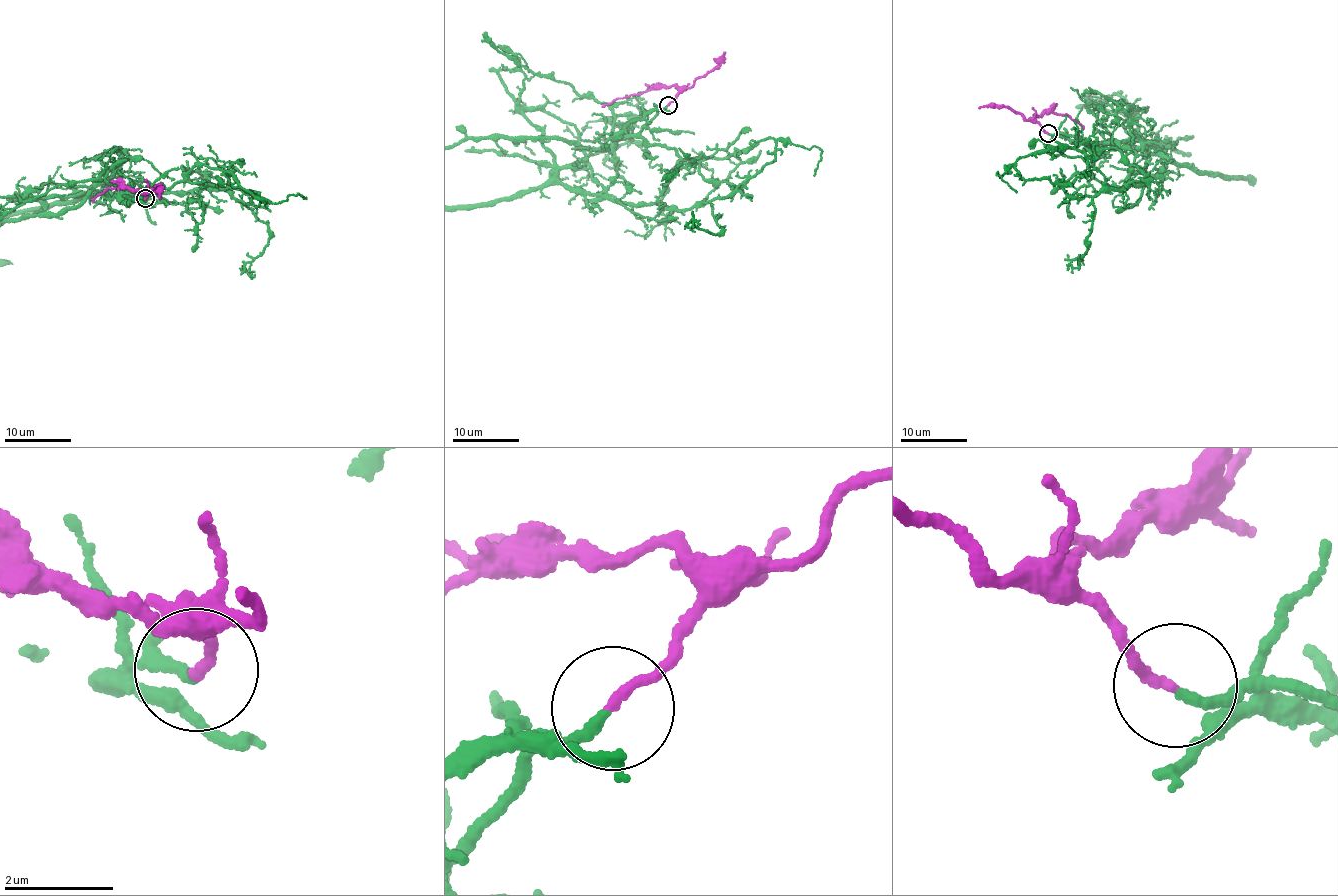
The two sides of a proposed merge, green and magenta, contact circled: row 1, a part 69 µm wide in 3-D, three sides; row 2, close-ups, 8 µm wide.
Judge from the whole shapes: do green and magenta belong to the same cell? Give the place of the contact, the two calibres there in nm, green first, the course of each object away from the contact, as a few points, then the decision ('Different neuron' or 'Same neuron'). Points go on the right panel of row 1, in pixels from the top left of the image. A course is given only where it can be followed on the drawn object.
Place: (1048, 133). Thickness 190 nm (green) against 170 nm. Course of magenta: (1048, 133), (1035, 118), (1046, 110), (1065, 114), (1084, 129). Same neuron

